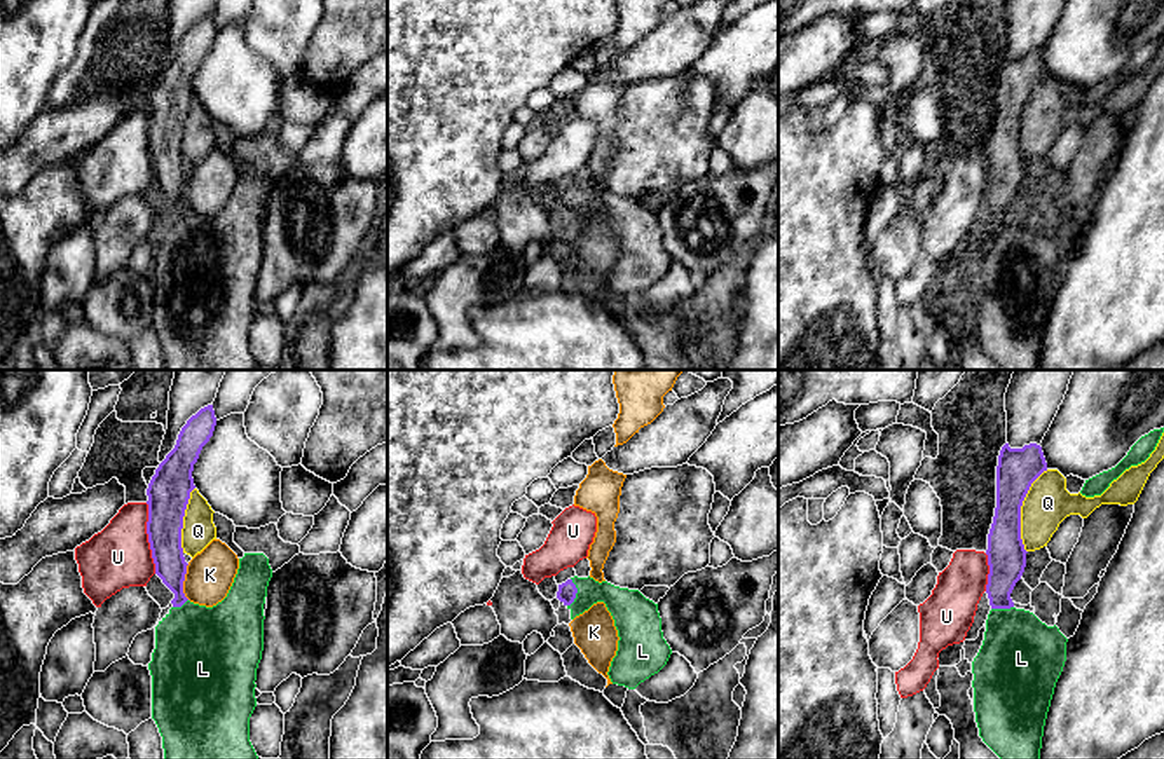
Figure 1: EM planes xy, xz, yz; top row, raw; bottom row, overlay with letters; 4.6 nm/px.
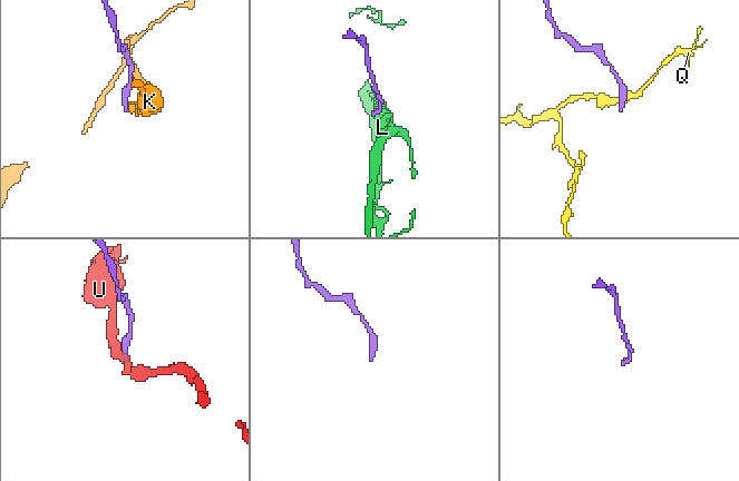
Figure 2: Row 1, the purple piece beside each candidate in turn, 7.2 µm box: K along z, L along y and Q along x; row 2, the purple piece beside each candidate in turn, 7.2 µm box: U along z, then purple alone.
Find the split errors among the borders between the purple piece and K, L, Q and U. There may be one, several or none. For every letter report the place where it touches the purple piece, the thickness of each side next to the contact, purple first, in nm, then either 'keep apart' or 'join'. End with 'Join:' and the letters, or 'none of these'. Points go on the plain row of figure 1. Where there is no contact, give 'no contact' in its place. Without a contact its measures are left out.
K: xy (184, 189) | 160/220 nm | keep apart
L: xz (576, 201) | 90/160 nm | join
Q: yz (1020, 119) | 190/220 nm | keep apart
U: xy (149, 147) | 190/280 nm | keep apart
Join: L

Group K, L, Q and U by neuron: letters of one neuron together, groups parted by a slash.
K / L / Q / U

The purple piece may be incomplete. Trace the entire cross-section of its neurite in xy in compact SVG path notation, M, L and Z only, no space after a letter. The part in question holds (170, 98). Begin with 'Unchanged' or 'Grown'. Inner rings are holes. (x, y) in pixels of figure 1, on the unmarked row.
Grown. M213 14L192 24L147 98L147 143L155 183L175 202L173 216L155 236L155 258L148 272L152 328L162 345L164 370L258 368L250 351L250 326L257 316L255 290L264 260L264 213L272 187L269 168L264 162L244 162L227 206L213 216L194 213L183 202L188 174L181 157L183 126L195 98L194 73L215 35Z

